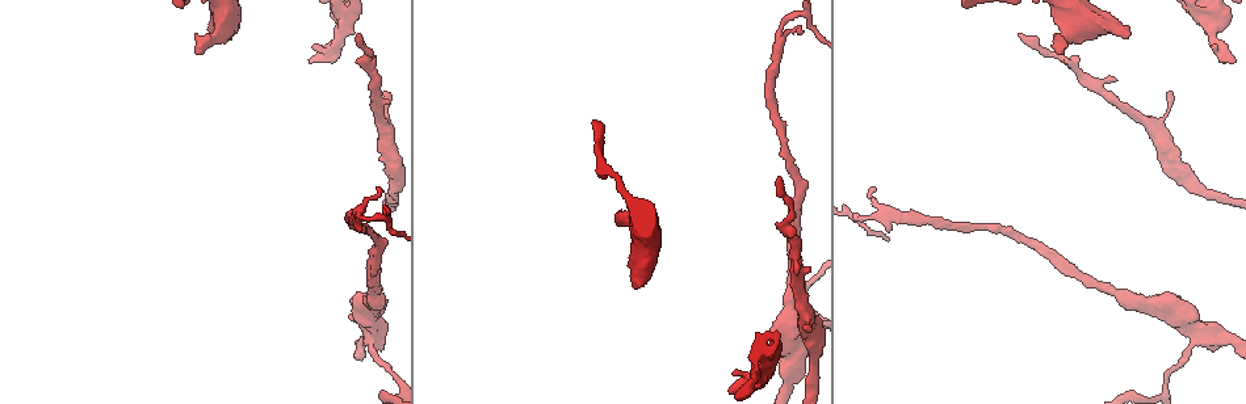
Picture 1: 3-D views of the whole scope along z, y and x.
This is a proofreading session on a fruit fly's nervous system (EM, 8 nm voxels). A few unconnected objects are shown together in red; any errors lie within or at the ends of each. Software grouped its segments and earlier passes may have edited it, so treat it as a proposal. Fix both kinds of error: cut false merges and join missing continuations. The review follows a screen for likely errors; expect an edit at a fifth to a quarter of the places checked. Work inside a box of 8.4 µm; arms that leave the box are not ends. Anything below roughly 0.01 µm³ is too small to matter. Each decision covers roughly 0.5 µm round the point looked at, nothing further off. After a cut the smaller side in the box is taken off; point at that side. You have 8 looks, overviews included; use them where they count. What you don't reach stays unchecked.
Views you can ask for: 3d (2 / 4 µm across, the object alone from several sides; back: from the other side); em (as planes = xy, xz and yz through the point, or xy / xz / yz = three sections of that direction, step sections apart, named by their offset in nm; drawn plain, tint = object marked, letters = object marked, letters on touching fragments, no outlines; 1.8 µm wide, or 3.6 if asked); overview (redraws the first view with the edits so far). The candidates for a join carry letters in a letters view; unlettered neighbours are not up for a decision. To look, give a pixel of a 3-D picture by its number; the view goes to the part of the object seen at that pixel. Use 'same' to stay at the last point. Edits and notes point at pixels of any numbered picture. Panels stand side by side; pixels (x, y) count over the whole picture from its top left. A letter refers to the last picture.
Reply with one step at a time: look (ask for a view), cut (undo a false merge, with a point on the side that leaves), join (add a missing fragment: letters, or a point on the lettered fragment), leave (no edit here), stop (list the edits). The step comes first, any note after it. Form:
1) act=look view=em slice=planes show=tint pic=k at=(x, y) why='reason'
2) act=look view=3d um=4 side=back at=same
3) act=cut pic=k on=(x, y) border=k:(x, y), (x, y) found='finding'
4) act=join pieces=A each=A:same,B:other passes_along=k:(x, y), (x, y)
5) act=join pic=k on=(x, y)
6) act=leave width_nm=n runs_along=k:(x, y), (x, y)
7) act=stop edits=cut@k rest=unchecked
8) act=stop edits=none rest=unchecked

act=look view=em slice=planes show=tint pic=1 at=(1018, 34) why='free end'

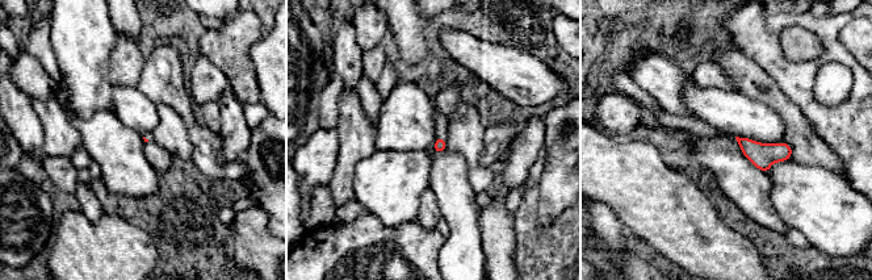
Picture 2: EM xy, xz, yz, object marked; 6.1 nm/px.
act=look view=em slice=planes show=letters at=same

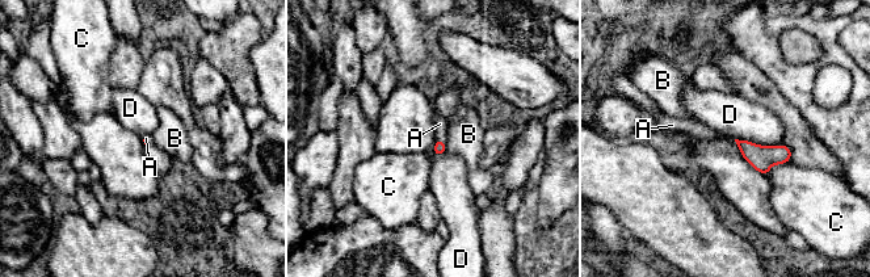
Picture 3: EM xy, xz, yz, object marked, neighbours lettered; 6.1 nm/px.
act=join pieces=A each=A:same,B:other,C:other,D:other found='the cell continues'

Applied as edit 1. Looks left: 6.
act=look view=overview

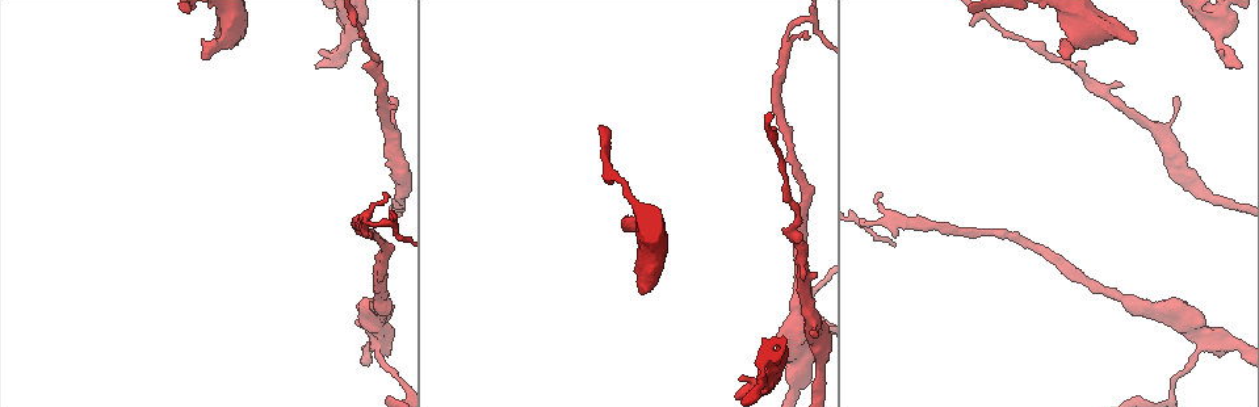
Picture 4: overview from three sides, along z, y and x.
act=look view=3d um=2 pic=4 at=(631, 225) why='branch stops here'

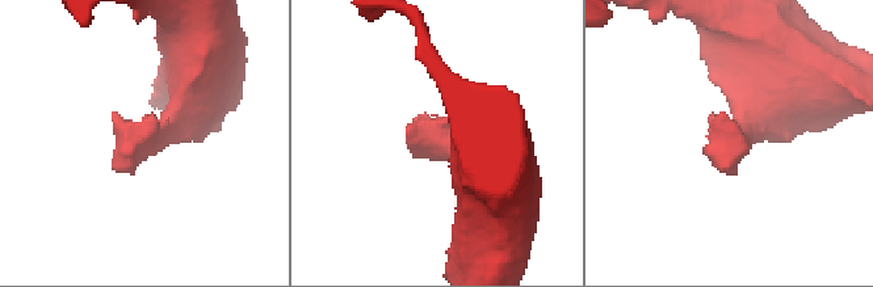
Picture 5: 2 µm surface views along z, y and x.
act=look view=em slice=planes show=letters pic=5 at=(429, 138) why='now the EM'

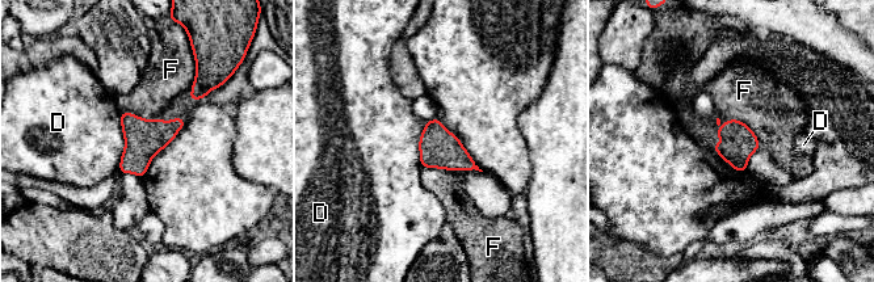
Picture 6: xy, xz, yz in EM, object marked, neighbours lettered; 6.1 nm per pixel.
act=leave width_nm=220 each=D:other,F:other found='none of them fits'

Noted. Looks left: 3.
act=look view=3d um=2 pic=4 at=(1211, 18) why='three arms meet'

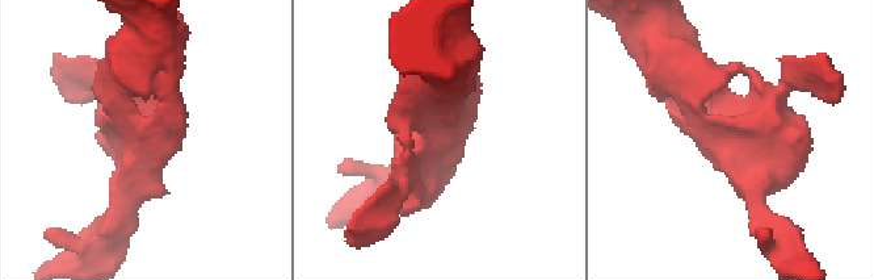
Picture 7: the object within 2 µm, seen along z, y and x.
act=look view=em um=3.6 slice=xy step=4 show=tint pic=7 at=(143, 137)

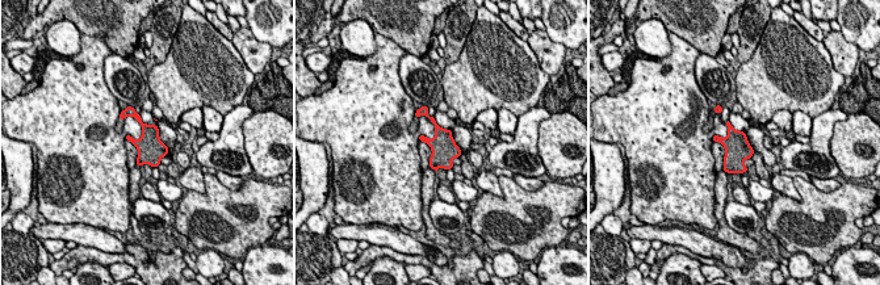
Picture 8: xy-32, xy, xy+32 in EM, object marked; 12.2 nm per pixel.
act=look view=em um=3.6 slice=xy step=4 show=letters at=same

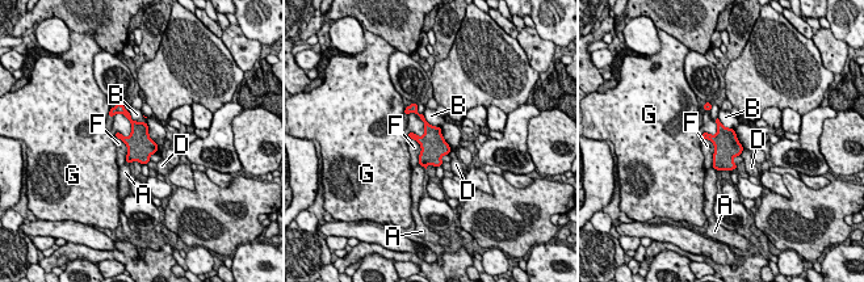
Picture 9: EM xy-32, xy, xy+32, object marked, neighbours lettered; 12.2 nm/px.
act=leave each=A:other,B:other,D:other,F:other,G:other border=9:(703, 138), (713, 144), (712, 165) found='all the same cell'

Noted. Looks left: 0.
act=stop edits=join@3 rest=unchecked

